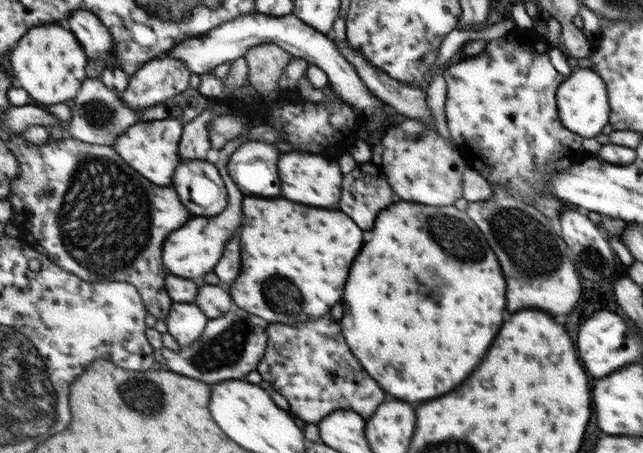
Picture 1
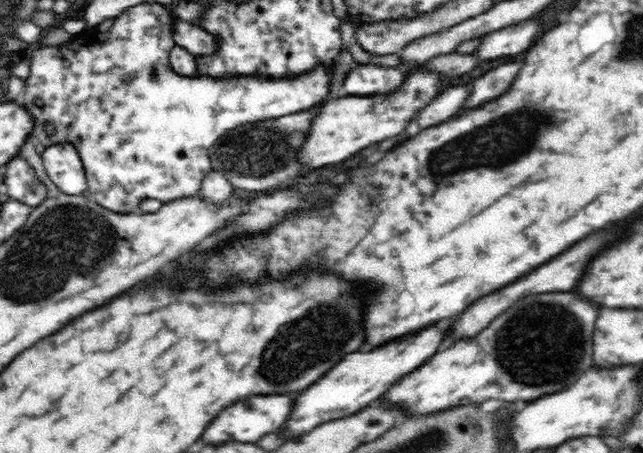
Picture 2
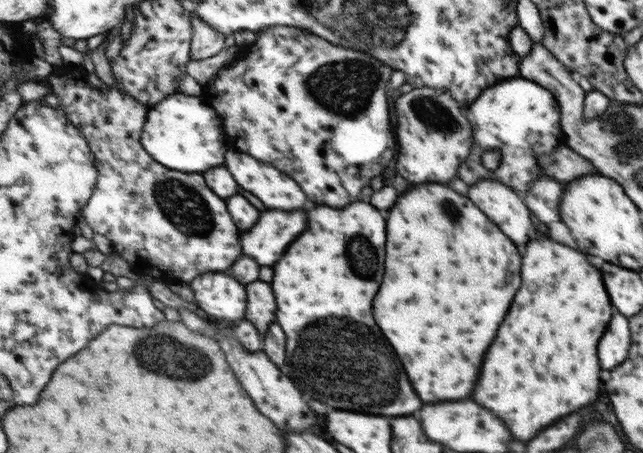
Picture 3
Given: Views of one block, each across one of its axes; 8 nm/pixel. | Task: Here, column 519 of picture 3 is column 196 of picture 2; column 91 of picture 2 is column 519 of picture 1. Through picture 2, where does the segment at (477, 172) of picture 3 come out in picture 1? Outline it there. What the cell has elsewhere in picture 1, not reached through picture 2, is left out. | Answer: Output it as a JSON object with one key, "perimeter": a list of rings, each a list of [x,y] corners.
{"perimeter":[[[514,26],[503,36],[491,39],[481,53],[449,64],[441,71],[446,84],[445,122],[447,130],[461,150],[467,166],[475,169],[488,183],[499,183],[516,199],[534,194],[556,198],[551,192],[544,191],[542,180],[546,174],[560,172],[583,160],[585,151],[581,148],[581,136],[563,126],[558,116],[558,104],[555,100],[558,87],[561,86],[561,74],[553,70],[547,60],[549,42],[535,34],[534,28]]]}

